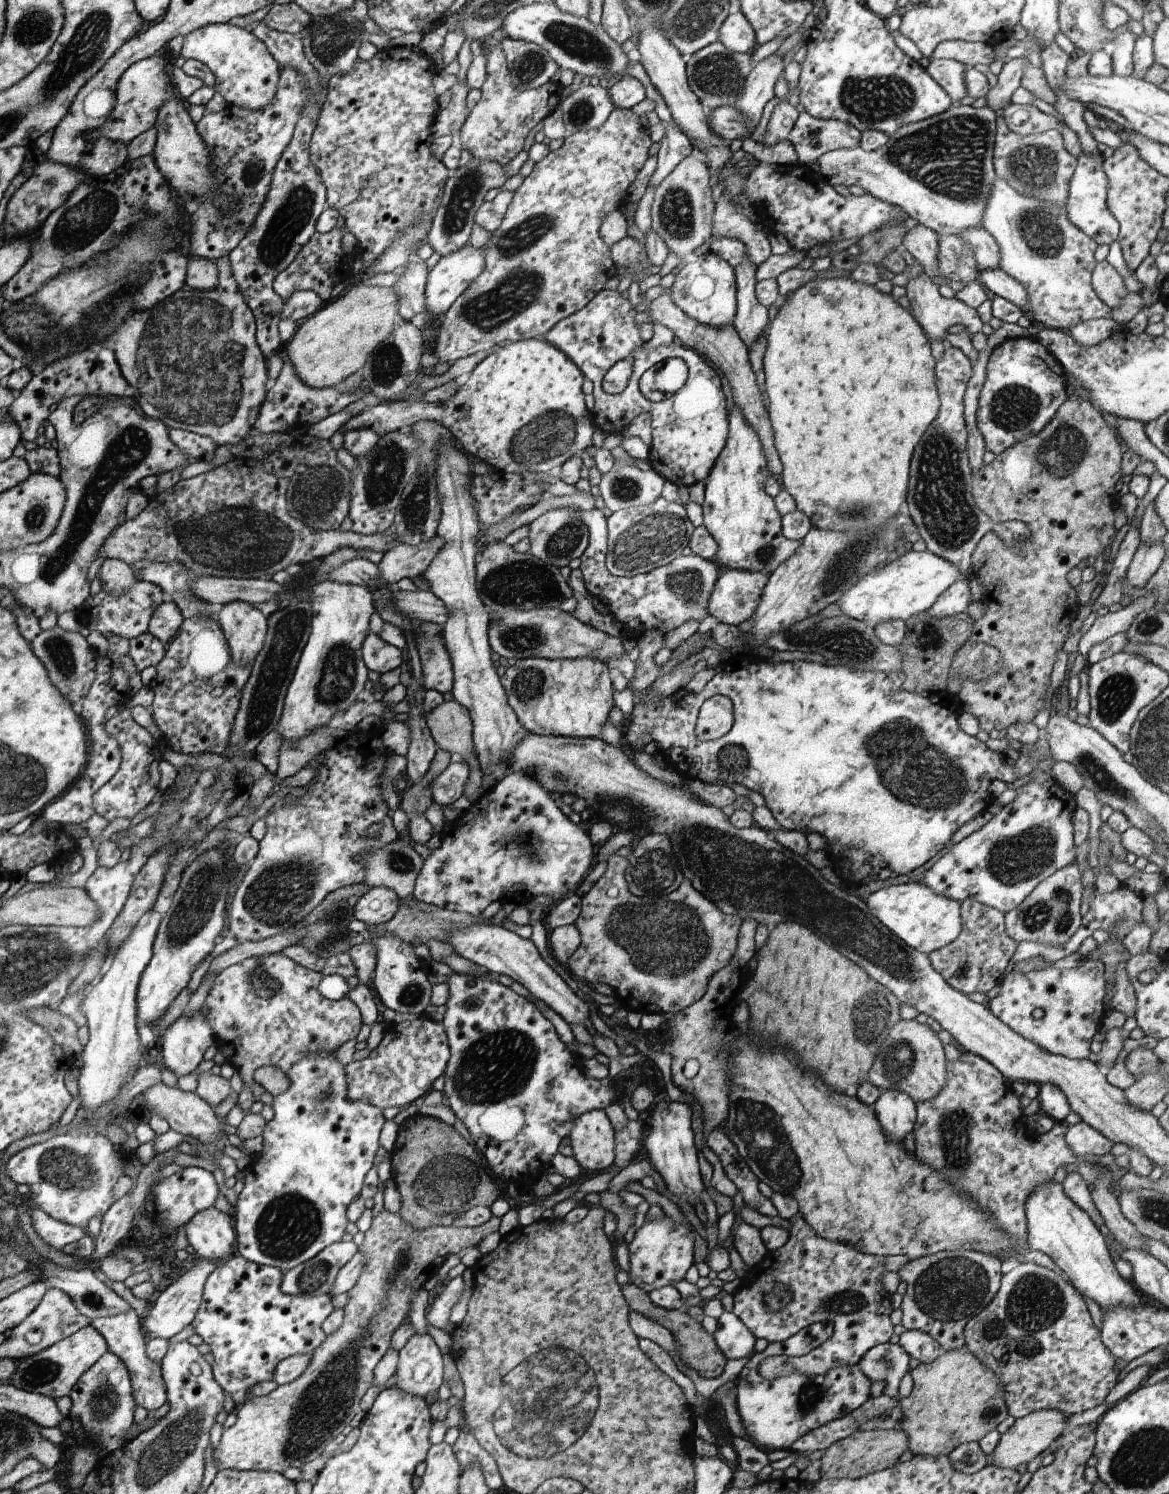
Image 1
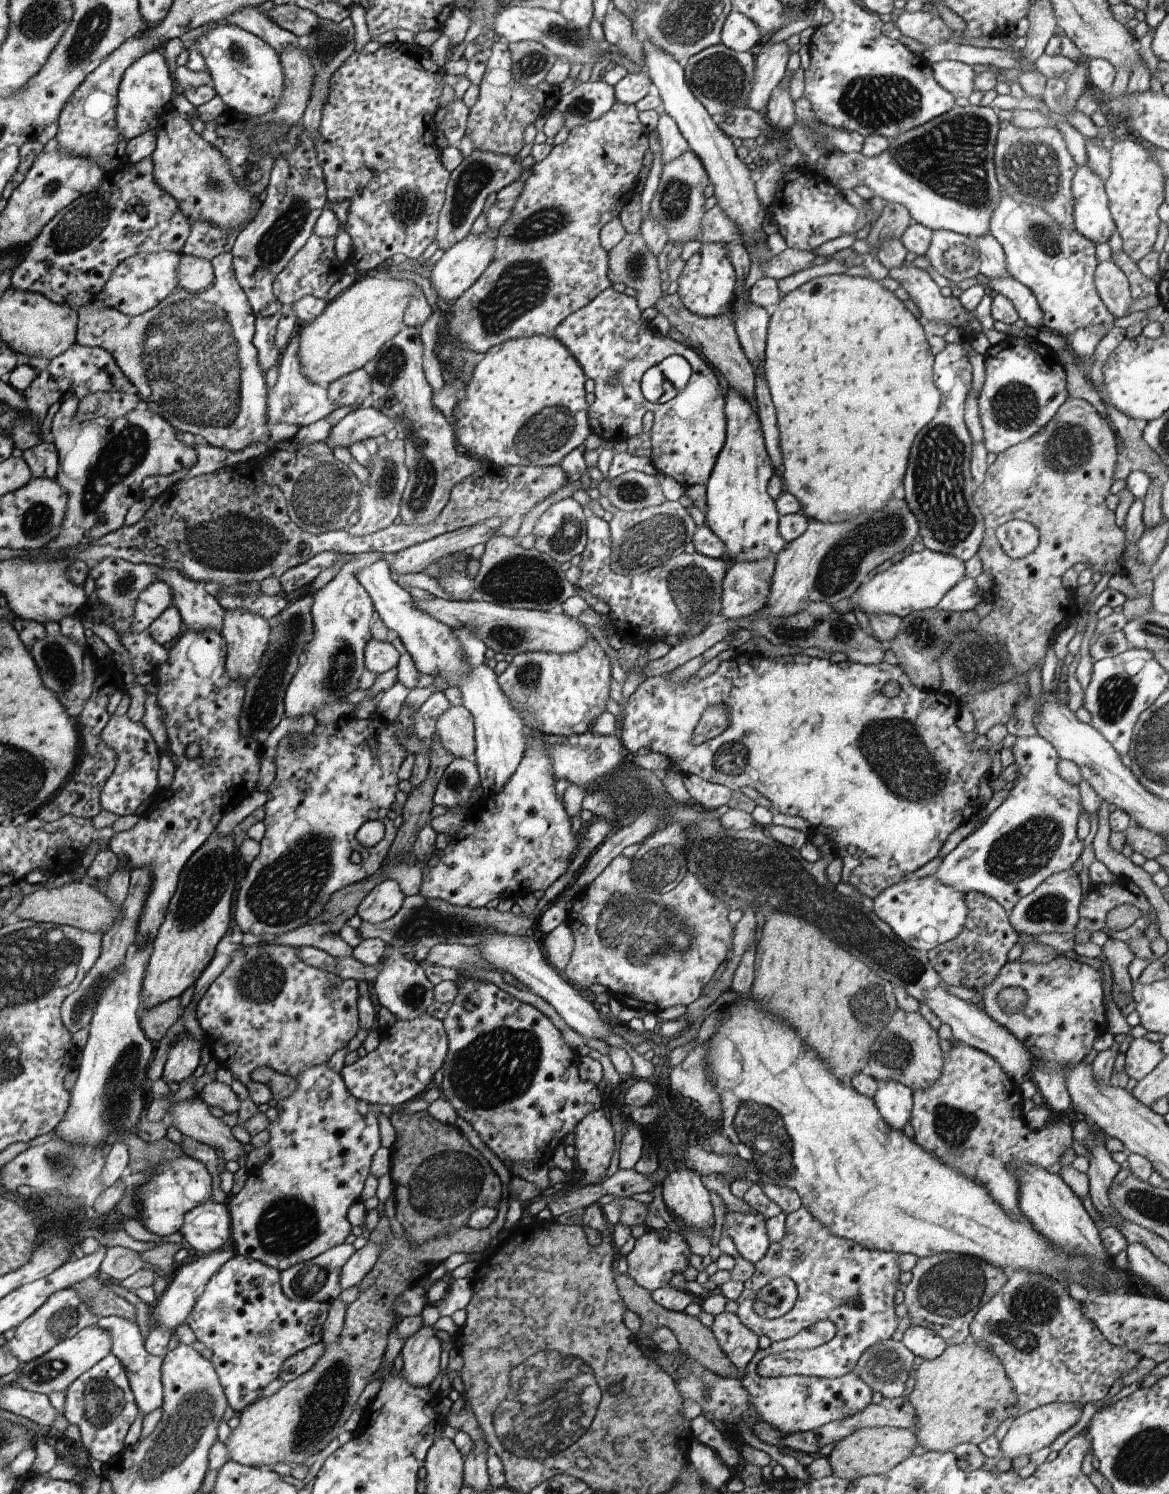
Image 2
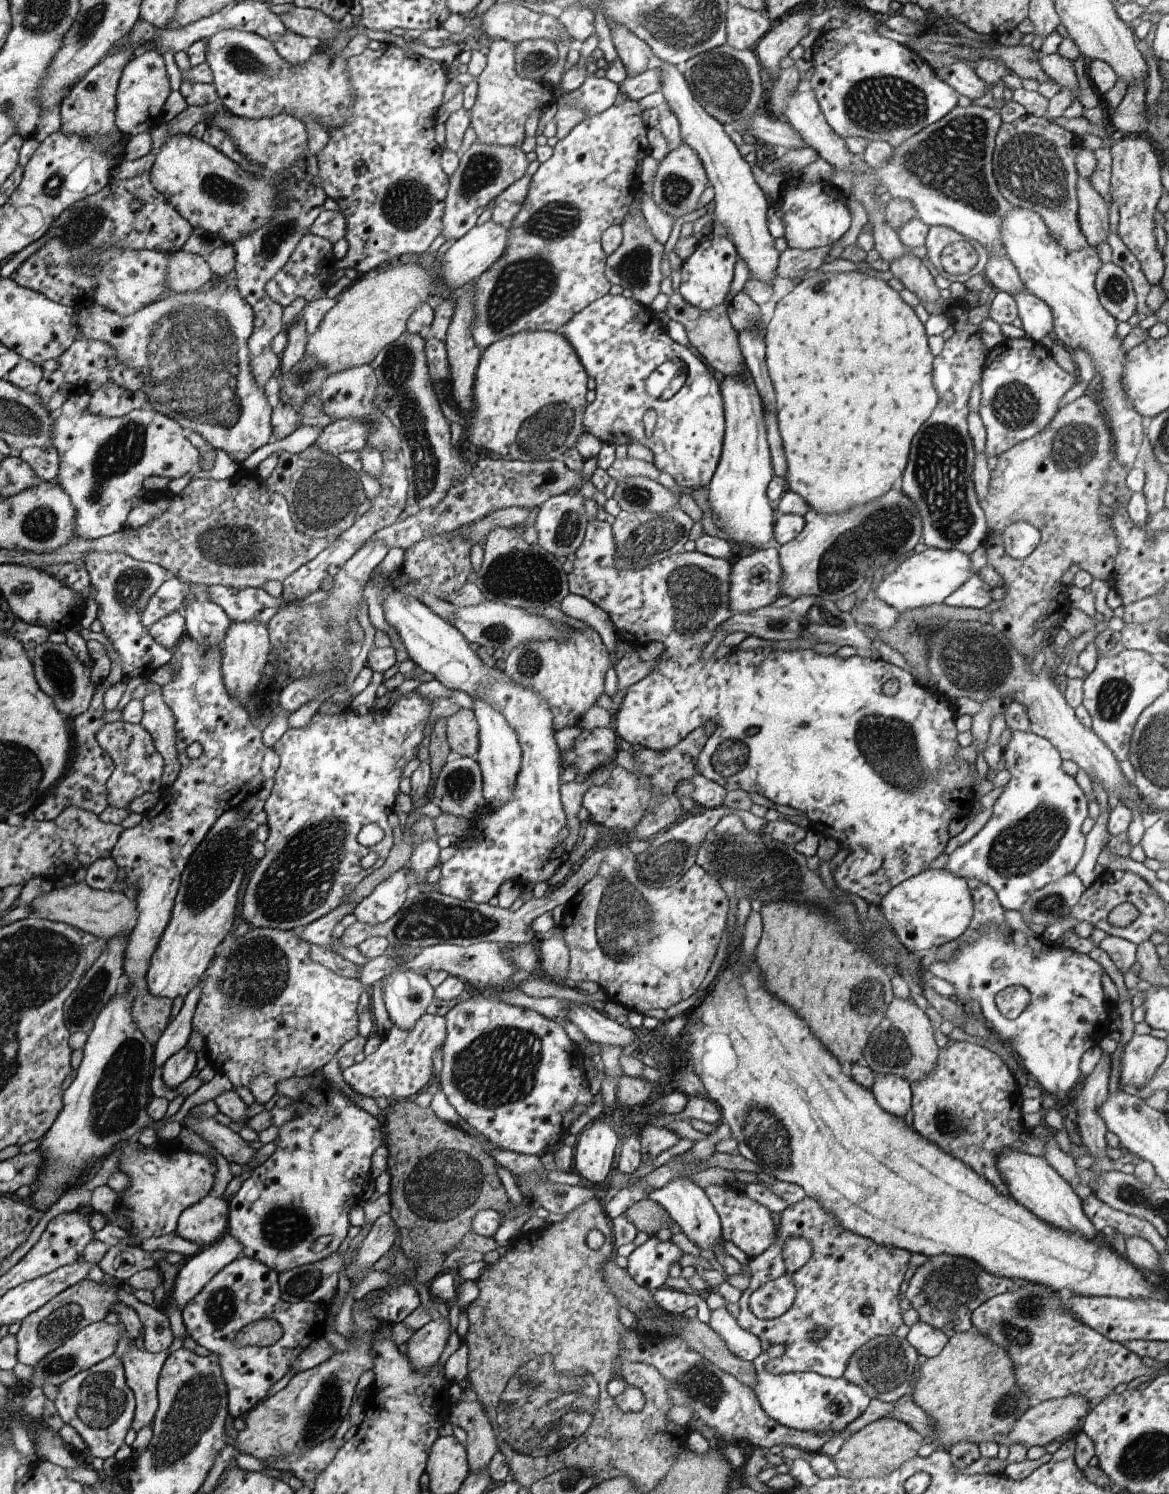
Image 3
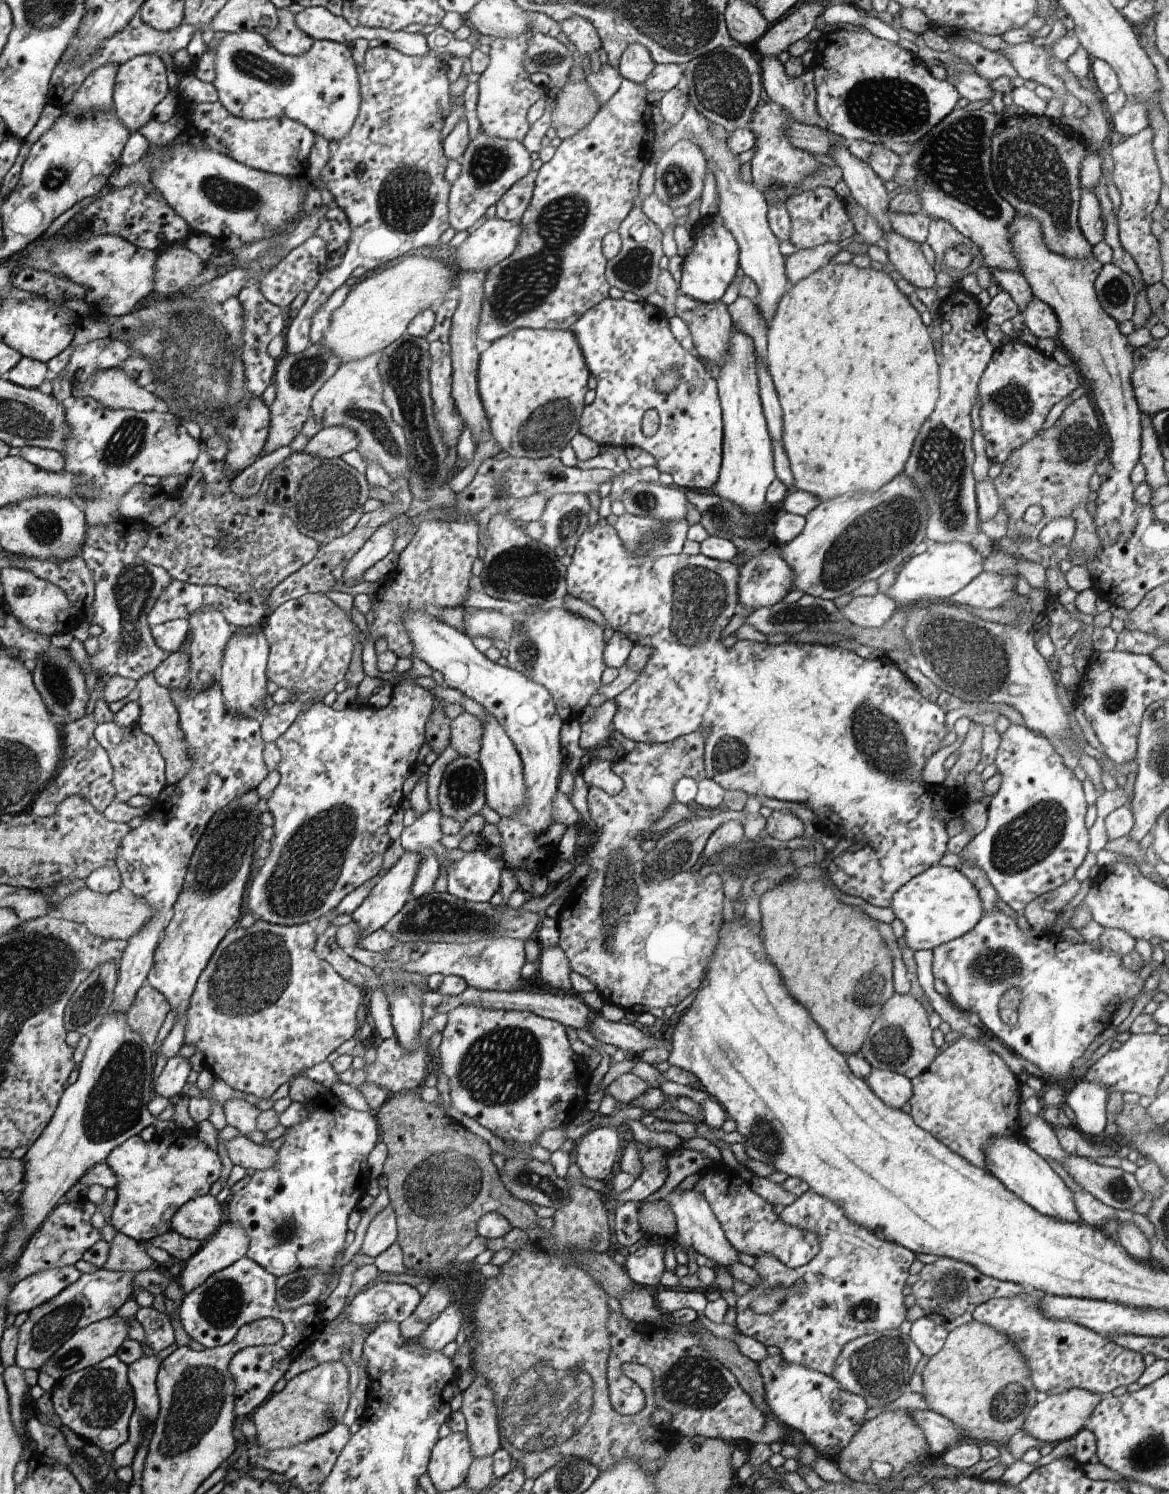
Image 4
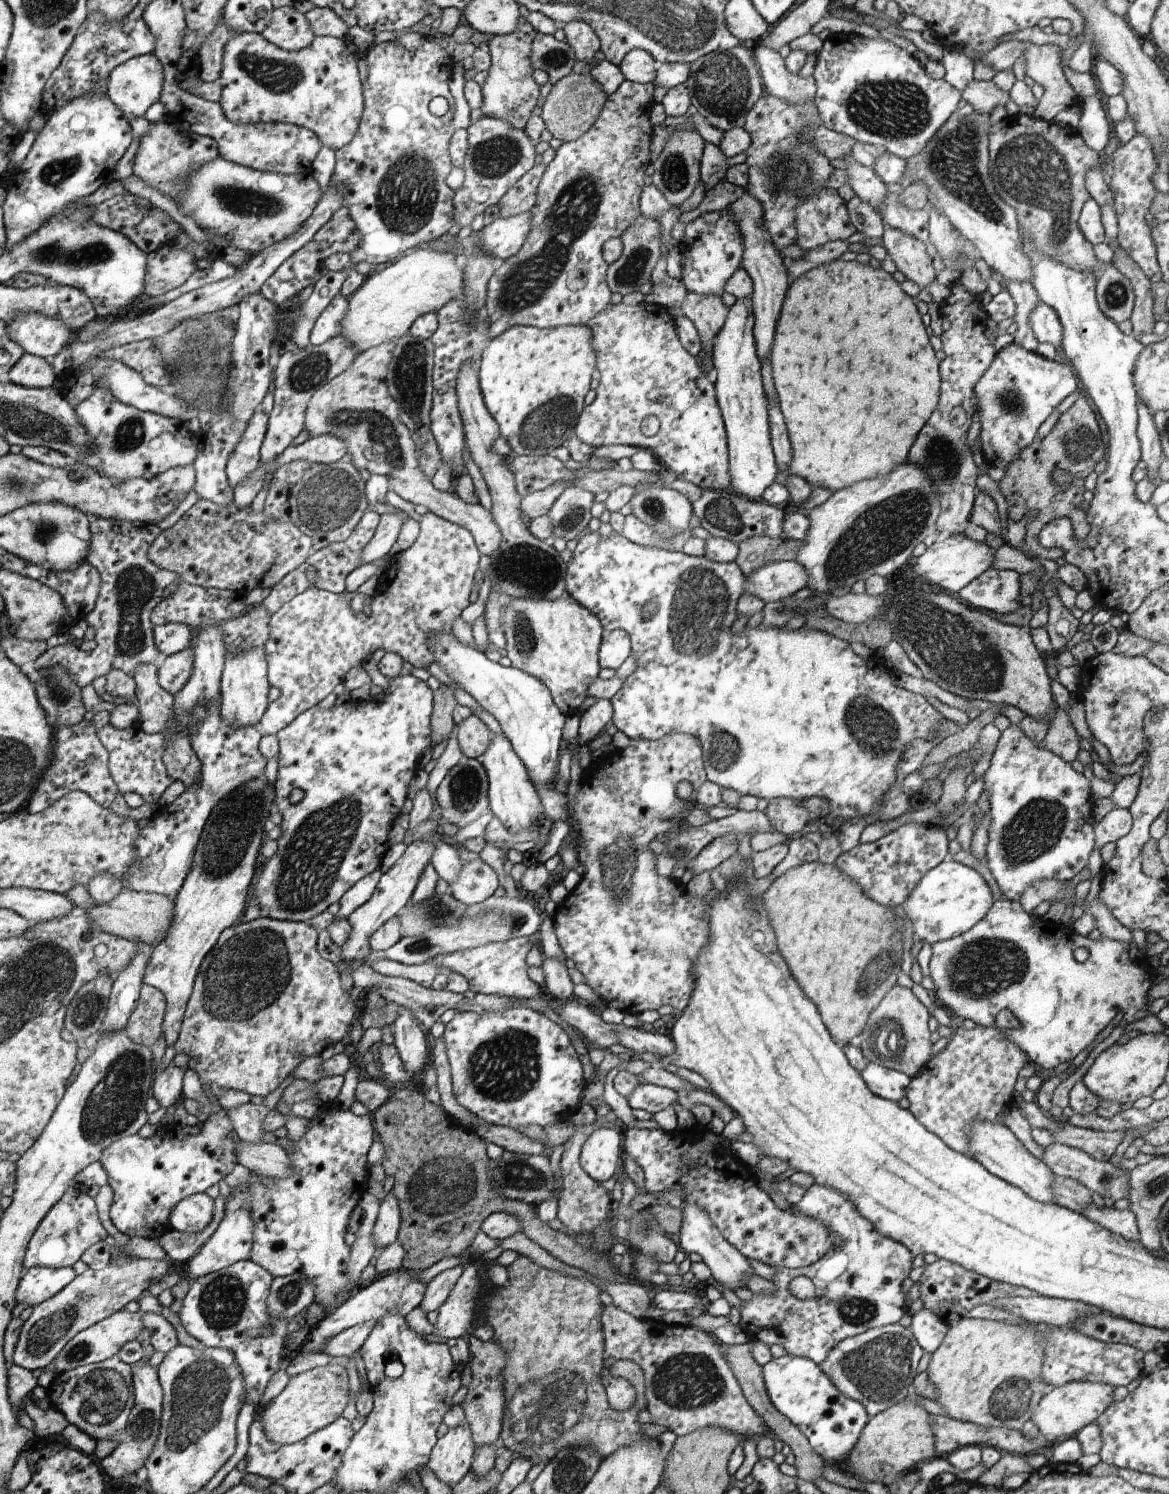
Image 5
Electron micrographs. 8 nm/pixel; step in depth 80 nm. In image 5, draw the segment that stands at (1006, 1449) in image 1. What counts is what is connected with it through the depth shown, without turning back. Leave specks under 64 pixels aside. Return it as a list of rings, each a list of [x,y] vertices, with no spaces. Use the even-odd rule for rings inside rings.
[[[1087,1380],[1070,1381],[1061,1387],[1050,1388],[1038,1403],[1032,1420],[1048,1440],[1062,1440],[1075,1436],[1115,1401],[1114,1389],[1114,1385]]]

